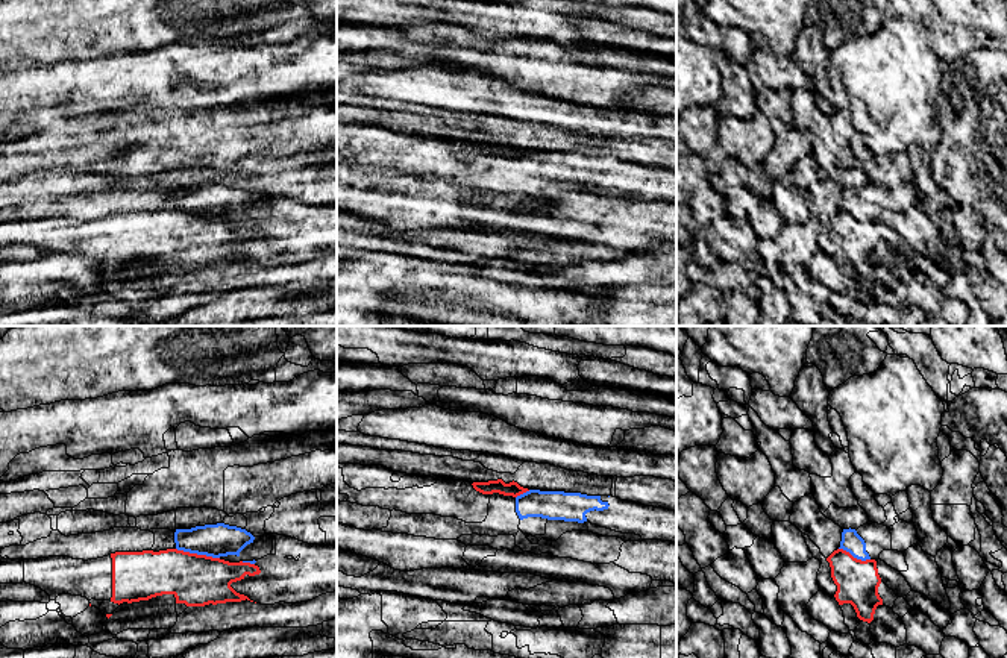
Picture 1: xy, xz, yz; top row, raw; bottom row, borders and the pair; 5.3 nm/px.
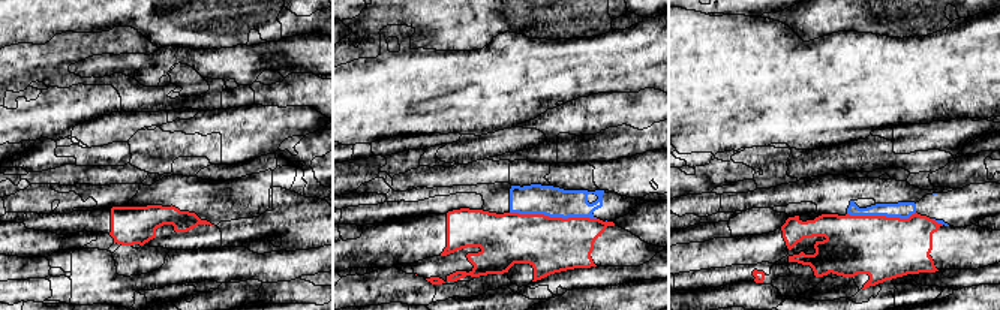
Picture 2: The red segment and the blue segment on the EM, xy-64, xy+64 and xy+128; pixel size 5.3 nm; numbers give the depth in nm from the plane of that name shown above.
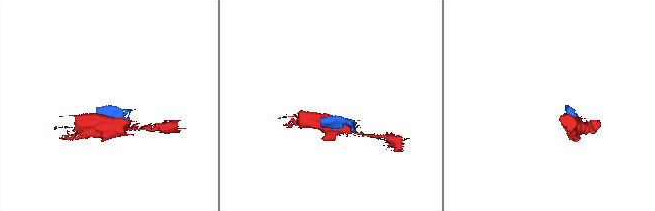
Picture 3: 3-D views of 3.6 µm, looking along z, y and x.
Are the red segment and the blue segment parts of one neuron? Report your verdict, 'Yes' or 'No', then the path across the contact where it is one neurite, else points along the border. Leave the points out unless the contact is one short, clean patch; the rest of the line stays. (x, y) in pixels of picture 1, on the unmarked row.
No

